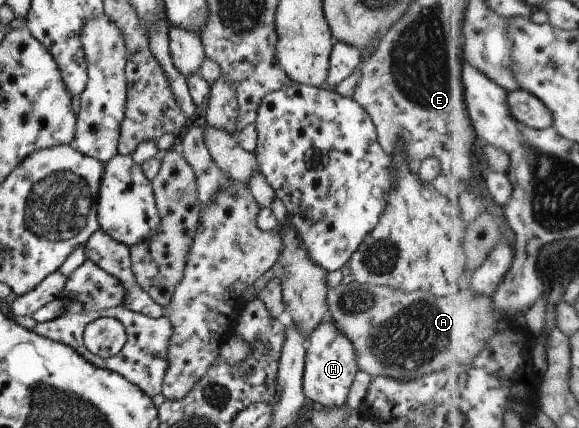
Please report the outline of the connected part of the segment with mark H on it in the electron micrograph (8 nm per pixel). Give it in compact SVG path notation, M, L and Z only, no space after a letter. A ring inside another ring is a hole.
M330 317L318 324L306 343L303 392L312 399L318 409L341 408L347 403L347 395L358 373L357 355L350 338L342 333Z

